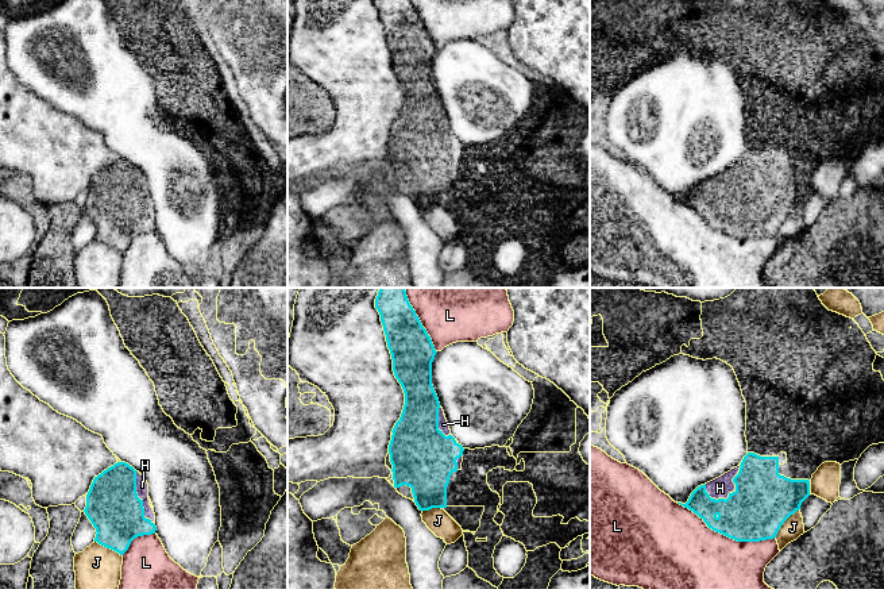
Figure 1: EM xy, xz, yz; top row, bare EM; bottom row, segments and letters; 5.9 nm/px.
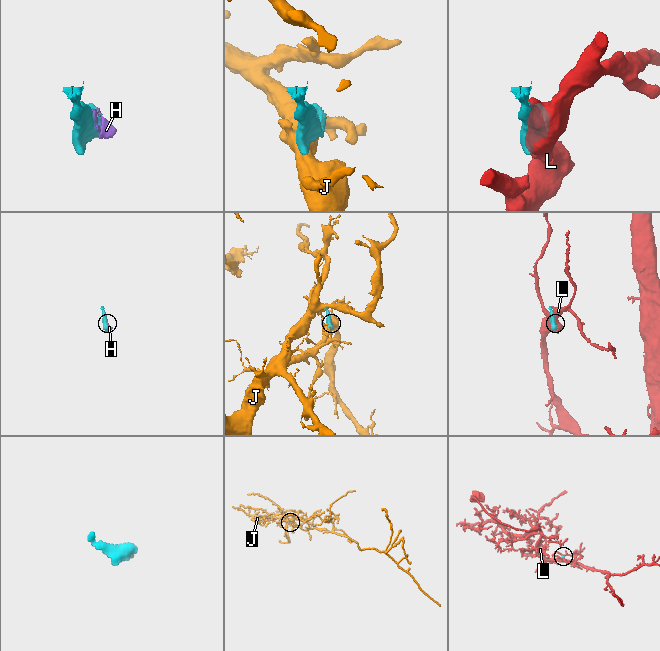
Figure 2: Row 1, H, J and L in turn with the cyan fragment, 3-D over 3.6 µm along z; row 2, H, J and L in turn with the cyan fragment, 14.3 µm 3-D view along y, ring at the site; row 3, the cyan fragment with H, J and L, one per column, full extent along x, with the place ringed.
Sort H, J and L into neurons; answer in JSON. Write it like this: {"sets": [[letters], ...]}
{"sets": [["H"], ["J"], ["L"]]}

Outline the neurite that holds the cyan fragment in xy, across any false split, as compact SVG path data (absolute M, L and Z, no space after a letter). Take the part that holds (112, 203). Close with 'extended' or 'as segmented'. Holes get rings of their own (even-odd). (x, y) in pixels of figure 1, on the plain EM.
M126 159L94 174L84 209L96 226L94 239L120 253L135 235L157 228L148 181Z; extended

